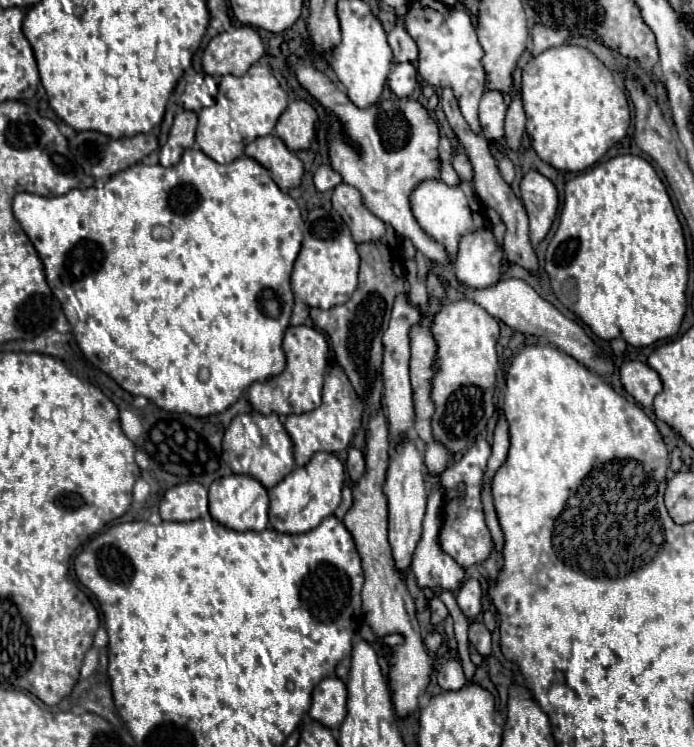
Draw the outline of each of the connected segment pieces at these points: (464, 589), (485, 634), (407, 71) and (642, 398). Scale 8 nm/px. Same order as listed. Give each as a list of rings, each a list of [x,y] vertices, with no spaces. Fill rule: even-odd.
[[[474,578],[466,580],[466,582],[460,586],[458,594],[456,594],[456,600],[458,600],[460,610],[462,610],[464,616],[470,618],[470,620],[474,620],[474,618],[478,618],[478,616],[482,614],[482,598],[484,598],[482,586],[480,586],[480,582],[474,580]]]
[[[472,622],[470,630],[468,630],[468,636],[470,636],[470,644],[474,644],[474,648],[484,658],[488,658],[492,651],[492,634],[486,630],[486,626],[482,622]]]
[[[394,64],[392,72],[388,74],[388,86],[398,98],[406,98],[418,86],[418,74],[412,64]]]
[[[626,362],[620,368],[620,378],[626,392],[632,394],[640,406],[652,408],[654,396],[662,390],[662,380],[658,372],[654,372],[644,362]]]

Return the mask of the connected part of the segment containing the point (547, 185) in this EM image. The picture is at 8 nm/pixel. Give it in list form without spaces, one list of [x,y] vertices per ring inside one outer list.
[[[528,170],[520,182],[520,200],[530,218],[532,246],[536,246],[544,240],[554,222],[558,210],[558,190],[538,170]]]

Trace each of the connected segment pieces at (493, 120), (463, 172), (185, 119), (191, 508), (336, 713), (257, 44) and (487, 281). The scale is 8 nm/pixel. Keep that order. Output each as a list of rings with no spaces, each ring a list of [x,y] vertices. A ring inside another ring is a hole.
[[[486,90],[480,100],[480,126],[486,140],[502,140],[504,136],[504,116],[506,116],[506,100],[502,92]]]
[[[458,154],[458,156],[454,158],[452,166],[454,166],[454,170],[456,170],[462,178],[472,180],[472,166],[470,166],[470,162],[468,162],[468,158],[466,158],[464,154]]]
[[[194,112],[176,114],[166,143],[159,149],[159,162],[164,167],[176,165],[186,148],[194,144],[198,116]]]
[[[184,482],[166,490],[160,500],[162,520],[188,522],[208,514],[208,490],[198,482]]]
[[[336,676],[324,678],[314,688],[310,716],[326,728],[338,728],[346,716],[346,684]]]
[[[252,26],[230,28],[214,36],[202,54],[202,68],[210,76],[244,76],[264,54],[262,40]]]
[[[482,228],[462,238],[454,260],[454,274],[458,282],[470,290],[494,286],[500,280],[502,256],[490,228]]]

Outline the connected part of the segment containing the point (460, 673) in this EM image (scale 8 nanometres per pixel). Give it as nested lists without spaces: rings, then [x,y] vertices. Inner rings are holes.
[[[448,660],[446,664],[440,666],[438,670],[438,686],[442,690],[458,690],[462,688],[462,684],[466,684],[466,676],[464,676],[464,670],[460,666],[460,662],[456,660]]]

